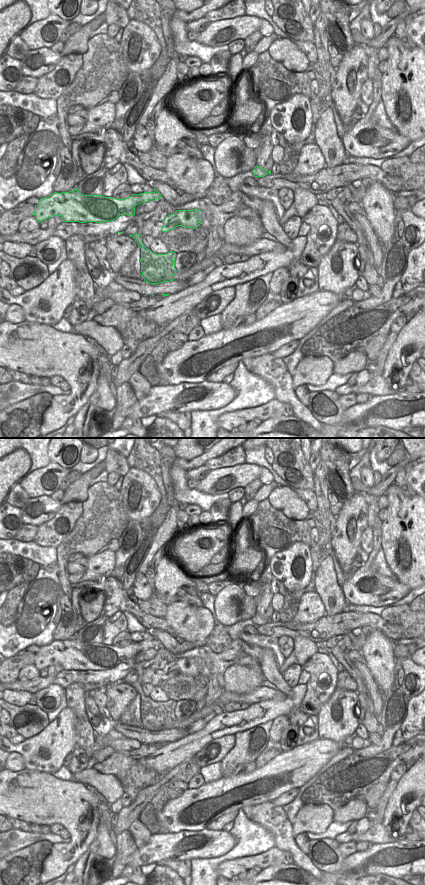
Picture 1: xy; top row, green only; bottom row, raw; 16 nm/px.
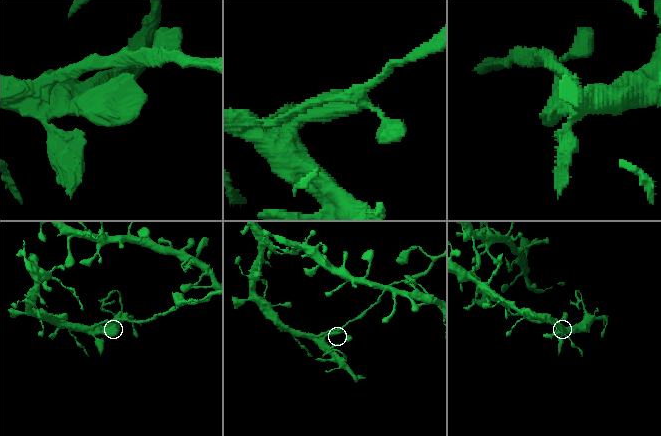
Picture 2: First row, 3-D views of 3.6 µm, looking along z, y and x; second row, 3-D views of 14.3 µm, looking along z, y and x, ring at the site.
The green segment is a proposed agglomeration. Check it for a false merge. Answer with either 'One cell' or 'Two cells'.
Two cells.

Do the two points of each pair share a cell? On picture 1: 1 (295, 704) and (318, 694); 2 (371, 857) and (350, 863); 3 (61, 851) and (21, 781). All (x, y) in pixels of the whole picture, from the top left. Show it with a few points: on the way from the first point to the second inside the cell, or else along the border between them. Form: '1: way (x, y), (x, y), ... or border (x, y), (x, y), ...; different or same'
1: border (306, 684), (306, 693), (299, 707); different
2: way (366, 862), (355, 863); same
3: way (74, 835), (74, 829), (45, 800), (40, 798); same

